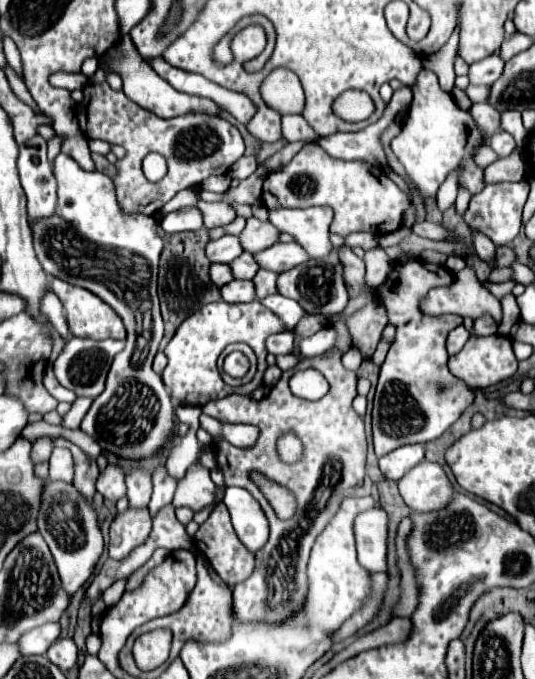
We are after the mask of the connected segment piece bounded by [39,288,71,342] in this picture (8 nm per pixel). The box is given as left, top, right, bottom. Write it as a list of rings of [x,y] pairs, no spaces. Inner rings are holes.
[[[49,288],[43,298],[41,298],[41,308],[39,308],[47,320],[51,322],[51,326],[59,332],[59,336],[63,338],[63,342],[67,342],[71,338],[71,332],[69,332],[69,326],[67,326],[67,320],[65,320],[65,314],[63,314],[63,306],[61,306],[61,300],[55,296],[55,292]]]

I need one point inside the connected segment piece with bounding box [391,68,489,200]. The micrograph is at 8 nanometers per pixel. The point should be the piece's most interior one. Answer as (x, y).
(438, 138)

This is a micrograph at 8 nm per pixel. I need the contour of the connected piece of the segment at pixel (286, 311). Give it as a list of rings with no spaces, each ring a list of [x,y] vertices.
[[[273,294],[261,300],[261,304],[265,308],[269,308],[273,314],[277,314],[277,318],[283,322],[285,330],[295,330],[295,326],[301,322],[301,318],[307,316],[307,312],[291,298],[285,298],[281,294]]]

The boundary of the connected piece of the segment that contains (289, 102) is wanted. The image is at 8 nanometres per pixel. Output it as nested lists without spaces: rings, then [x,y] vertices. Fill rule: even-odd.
[[[285,68],[273,70],[261,86],[263,100],[281,114],[303,114],[305,98],[299,78]]]

